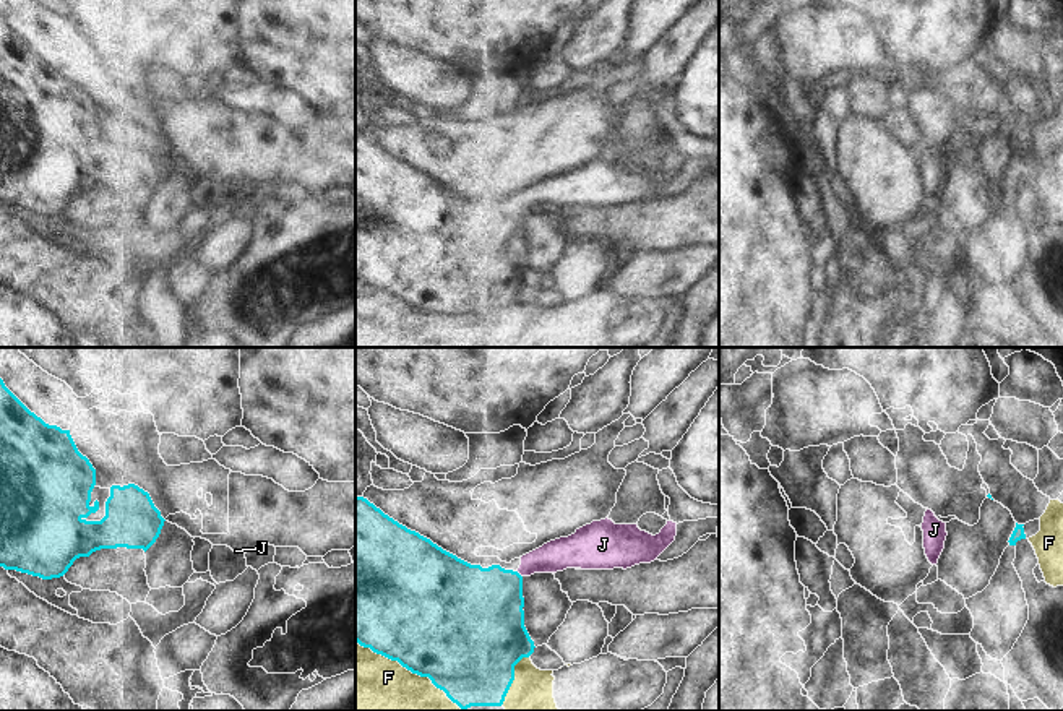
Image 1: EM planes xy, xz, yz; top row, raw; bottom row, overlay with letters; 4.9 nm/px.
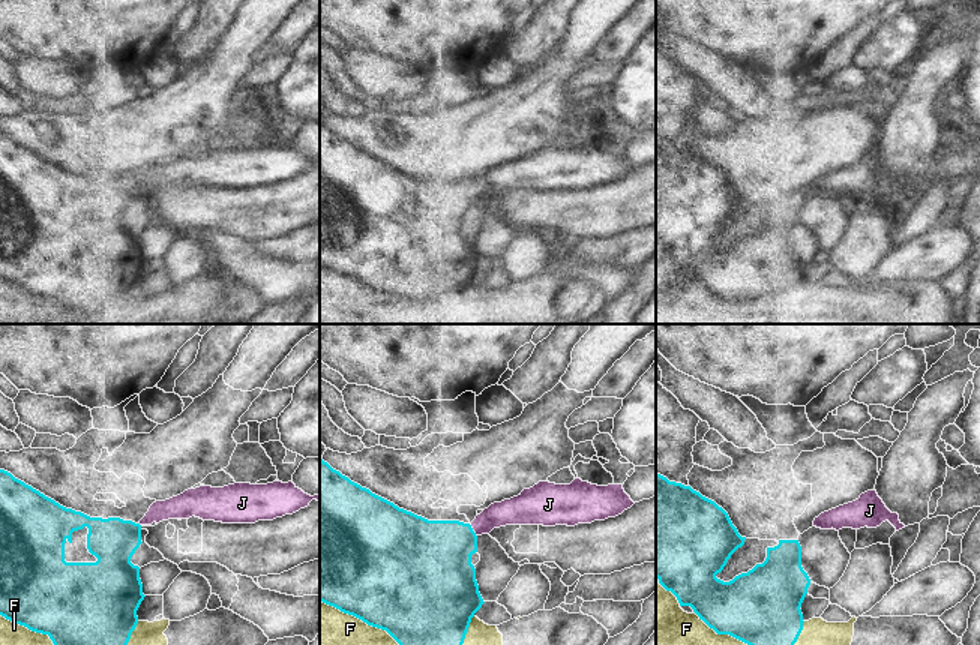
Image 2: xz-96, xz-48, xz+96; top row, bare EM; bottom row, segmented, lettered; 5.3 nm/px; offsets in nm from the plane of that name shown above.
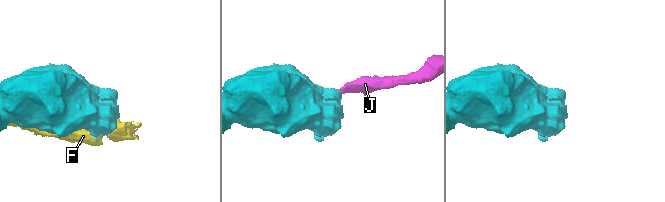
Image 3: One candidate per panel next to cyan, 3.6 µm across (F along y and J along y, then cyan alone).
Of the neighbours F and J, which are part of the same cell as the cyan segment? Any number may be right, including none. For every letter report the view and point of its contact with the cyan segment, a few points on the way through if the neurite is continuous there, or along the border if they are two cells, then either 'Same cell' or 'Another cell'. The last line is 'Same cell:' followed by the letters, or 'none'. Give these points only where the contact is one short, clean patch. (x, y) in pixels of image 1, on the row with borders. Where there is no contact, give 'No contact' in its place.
F: Touches cyan at xz (409, 669). Another cell
J: Touches cyan at xz (520, 575). Path across: xz (481, 607), (520, 575), (533, 562), (560, 554). Same cell
Same cell: J

